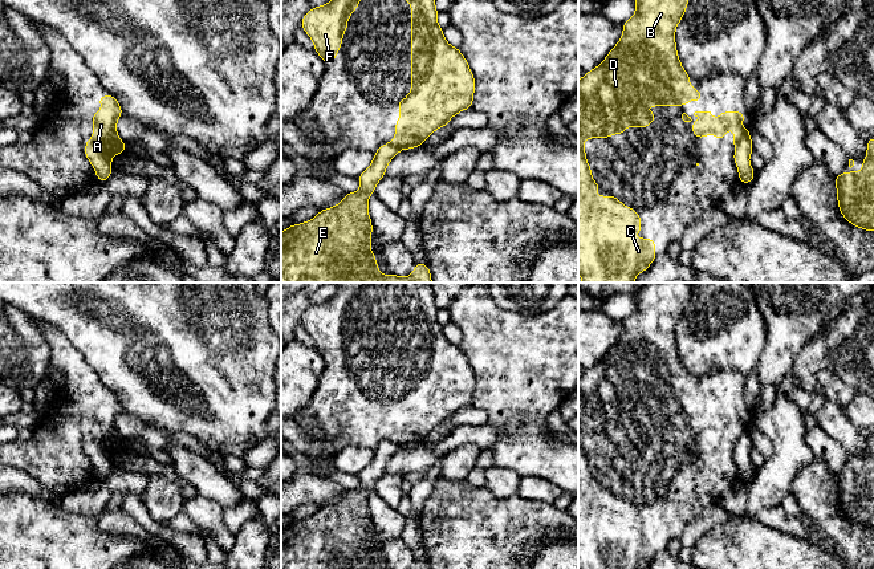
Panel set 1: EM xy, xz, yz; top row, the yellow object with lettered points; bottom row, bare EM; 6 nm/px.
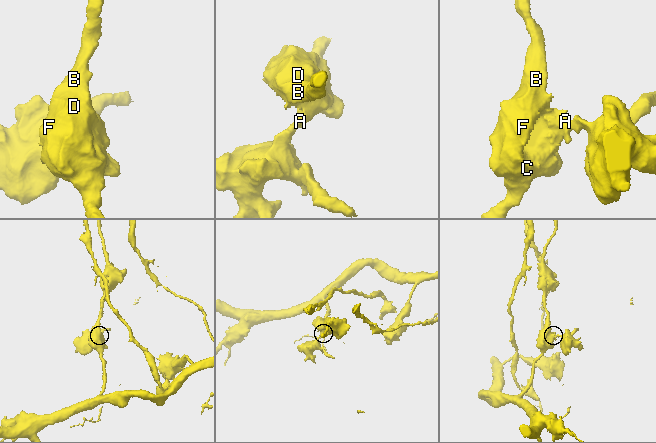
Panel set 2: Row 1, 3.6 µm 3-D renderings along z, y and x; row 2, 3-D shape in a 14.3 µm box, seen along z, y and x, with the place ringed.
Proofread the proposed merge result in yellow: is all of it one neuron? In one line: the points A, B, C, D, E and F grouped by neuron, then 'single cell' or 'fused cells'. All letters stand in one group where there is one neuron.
A B C D F / E; fused cells

